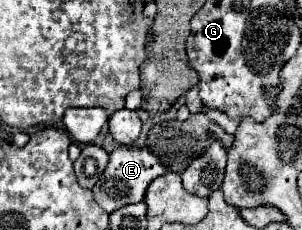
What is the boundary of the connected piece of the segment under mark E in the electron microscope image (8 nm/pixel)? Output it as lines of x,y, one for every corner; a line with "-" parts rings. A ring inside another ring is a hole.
118,146
116,150
110,152
110,162
106,166
106,170
102,172
100,180
96,182
96,186
92,188
94,200
96,204
106,210
108,214
126,206
126,204
134,204
140,202
144,198
144,192
148,188
148,184
162,176
166,172
166,168
156,160
156,156
148,150
148,148
136,148
136,146

